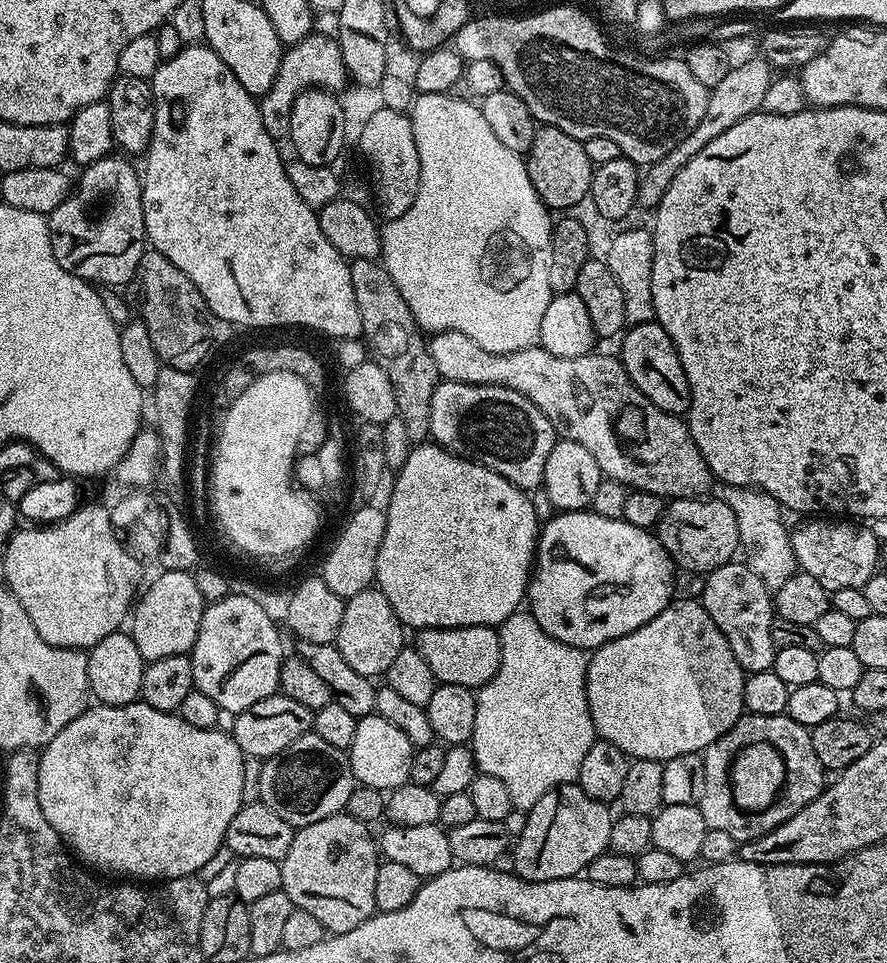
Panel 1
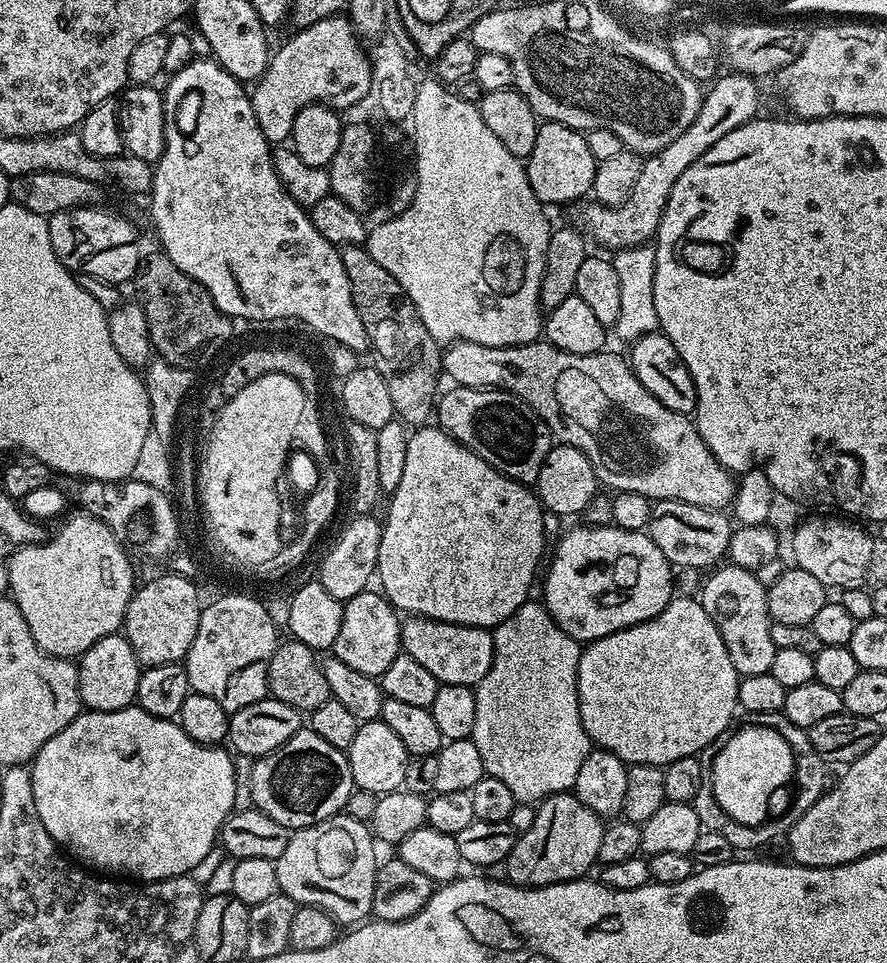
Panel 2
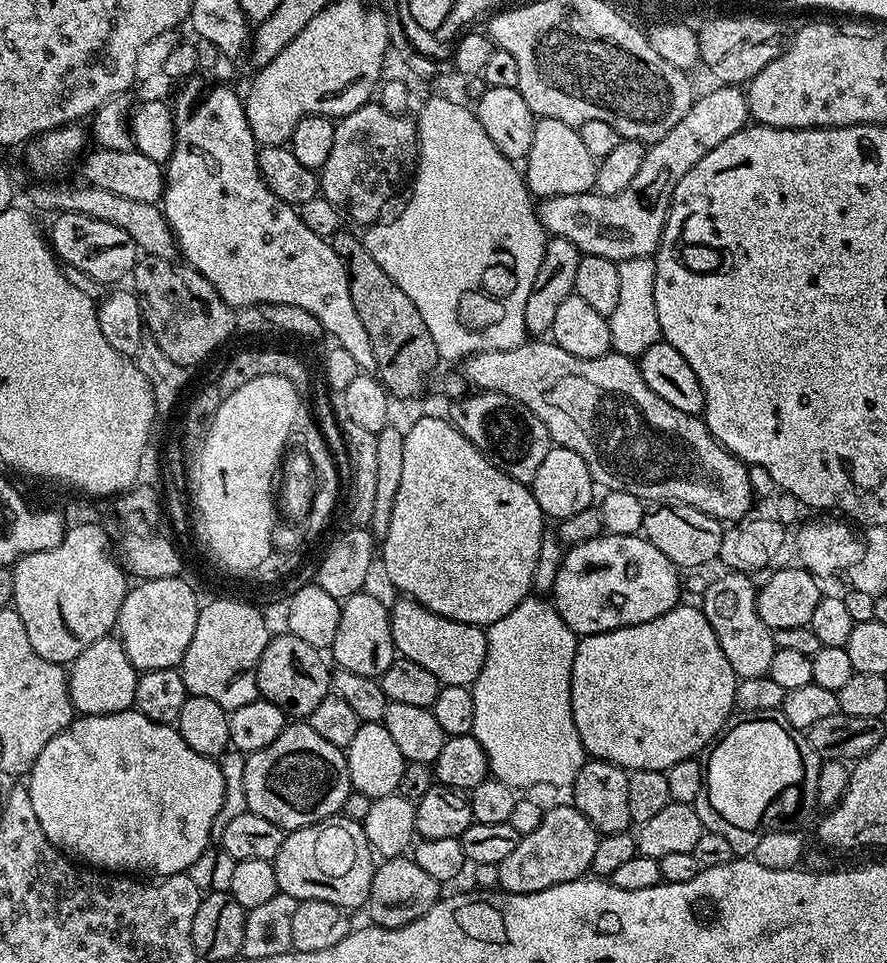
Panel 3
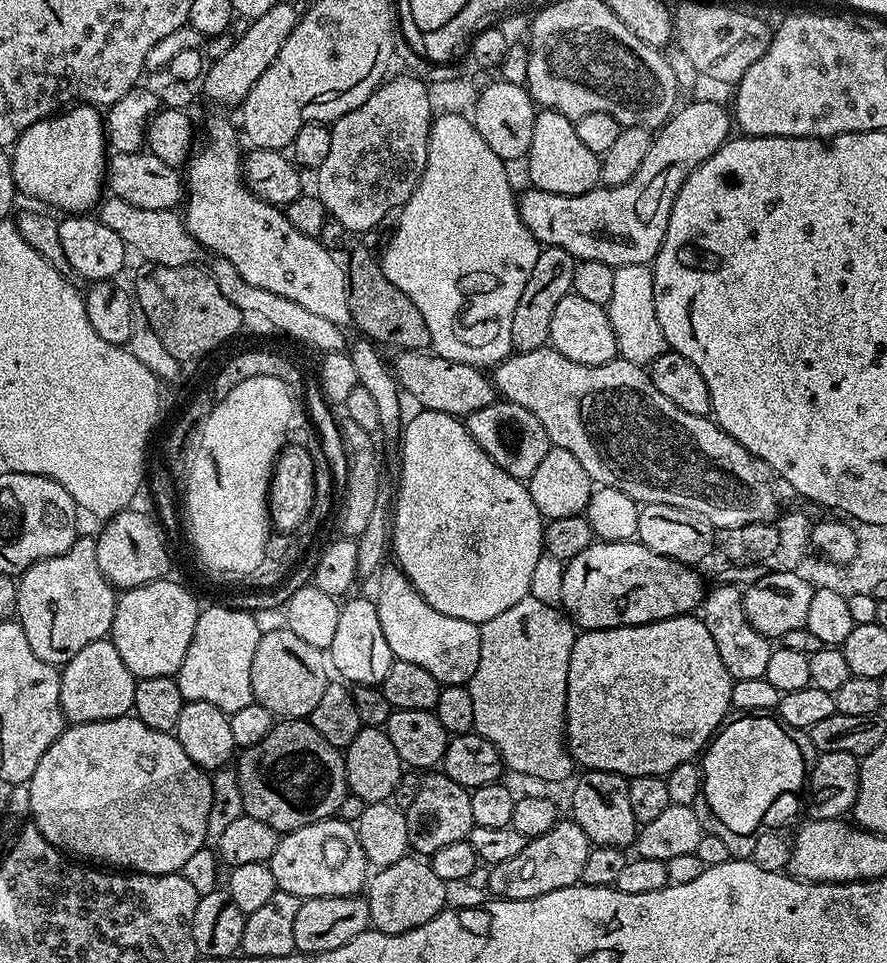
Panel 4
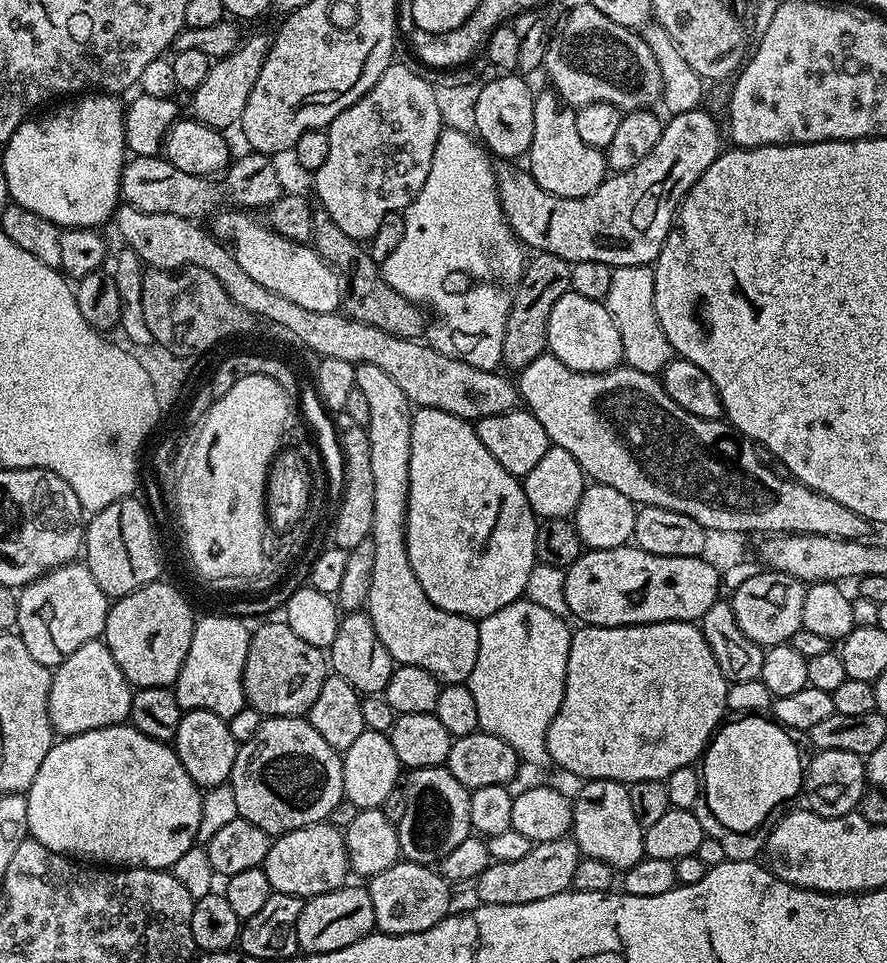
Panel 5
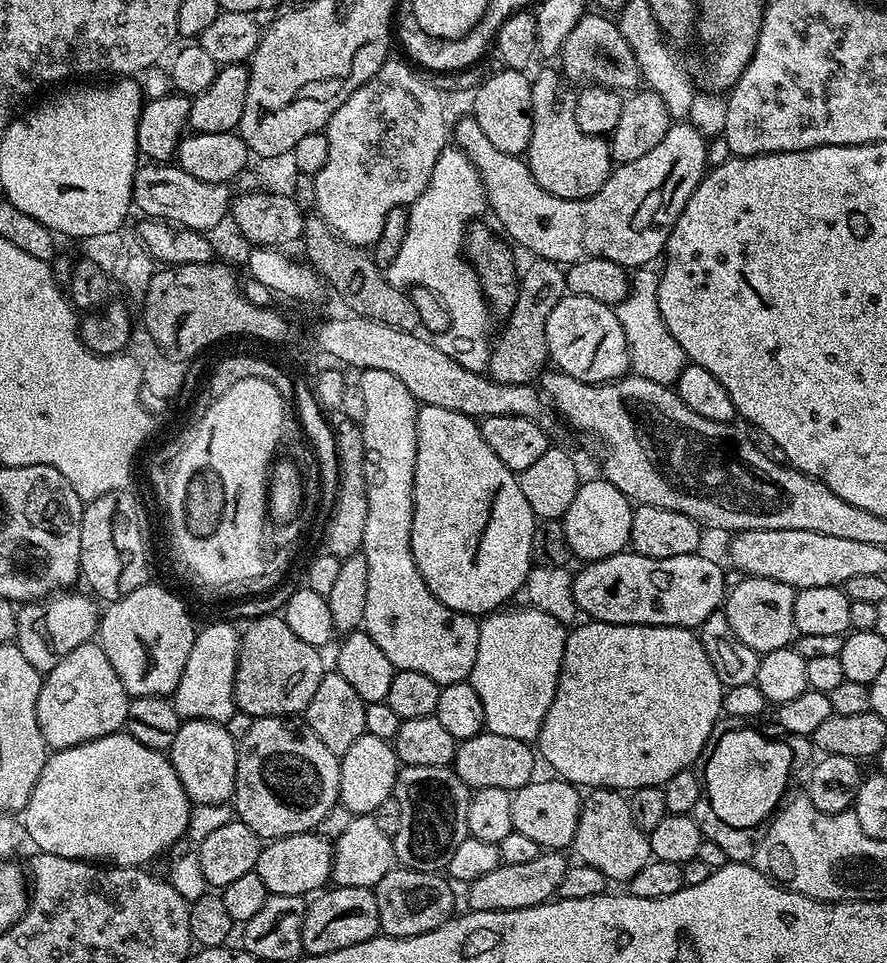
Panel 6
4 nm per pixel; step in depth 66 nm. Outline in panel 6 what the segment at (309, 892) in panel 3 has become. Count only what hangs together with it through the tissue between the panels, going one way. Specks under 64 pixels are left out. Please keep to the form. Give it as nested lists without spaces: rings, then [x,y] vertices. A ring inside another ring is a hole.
[[[315,831],[270,840],[260,849],[255,872],[258,878],[262,878],[262,882],[266,882],[271,895],[294,894],[307,897],[308,892],[319,893],[331,881],[333,847],[333,841]]]

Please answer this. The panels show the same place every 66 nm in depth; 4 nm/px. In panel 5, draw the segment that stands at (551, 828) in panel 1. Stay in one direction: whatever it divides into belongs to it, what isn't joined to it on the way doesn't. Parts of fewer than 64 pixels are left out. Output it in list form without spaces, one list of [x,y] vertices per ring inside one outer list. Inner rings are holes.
[[[571,838],[533,844],[532,849],[523,858],[518,858],[518,862],[489,864],[488,869],[475,881],[475,899],[478,898],[480,904],[514,906],[562,894],[572,888],[574,869],[578,867],[581,858],[580,847]]]

